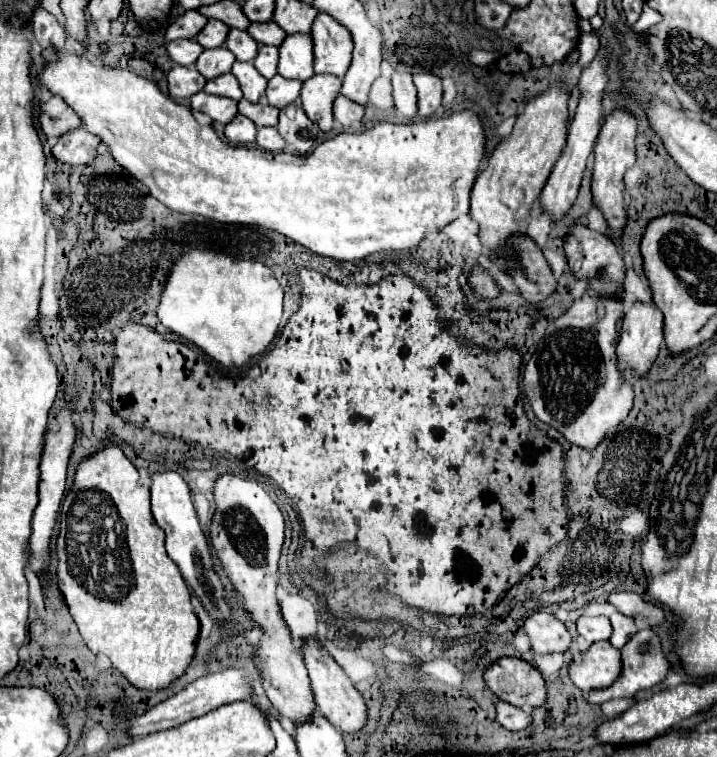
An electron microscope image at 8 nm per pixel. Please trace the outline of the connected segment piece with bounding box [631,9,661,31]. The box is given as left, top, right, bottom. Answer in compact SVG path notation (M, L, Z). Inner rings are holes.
M647 9L647 11L639 17L639 21L635 23L635 27L631 27L631 29L633 29L633 31L645 31L645 29L653 27L653 25L659 23L659 21L661 21L661 15L655 13L653 9Z

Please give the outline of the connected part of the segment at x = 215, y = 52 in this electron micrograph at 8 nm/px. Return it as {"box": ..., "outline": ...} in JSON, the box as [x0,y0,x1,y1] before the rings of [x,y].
{"box":[195,47,235,79],"outline":[[[217,47],[217,49],[205,49],[197,59],[195,67],[205,79],[215,79],[219,75],[229,73],[233,63],[235,63],[233,53],[229,53],[229,49],[225,47]]]}

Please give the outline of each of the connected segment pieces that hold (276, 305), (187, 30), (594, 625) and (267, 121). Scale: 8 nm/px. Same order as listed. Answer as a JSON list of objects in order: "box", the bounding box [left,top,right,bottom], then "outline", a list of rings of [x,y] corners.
[{"box":[157,247,283,369],"outline":[[[187,247],[175,261],[157,307],[157,317],[167,329],[197,345],[225,369],[239,369],[261,355],[275,339],[281,313],[283,287],[269,267],[197,247]]]},{"box":[165,11,207,41],"outline":[[[185,11],[181,17],[177,17],[169,27],[165,29],[165,41],[175,39],[193,39],[207,23],[207,17],[203,17],[199,11]]]},{"box":[575,617,611,643],"outline":[[[579,617],[575,621],[575,627],[577,633],[589,643],[603,641],[611,635],[611,623],[607,617]]]},{"box":[239,99,279,127],"outline":[[[245,99],[239,101],[239,113],[249,117],[257,127],[265,125],[277,125],[279,109],[273,109],[271,105],[259,105],[259,103],[249,103]]]}]

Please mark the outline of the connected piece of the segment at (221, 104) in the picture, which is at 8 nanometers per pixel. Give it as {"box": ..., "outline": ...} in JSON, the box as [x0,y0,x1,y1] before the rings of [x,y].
{"box":[191,91,237,125],"outline":[[[199,91],[191,97],[191,109],[207,113],[213,121],[219,121],[223,125],[229,123],[237,115],[235,101],[229,101],[225,97],[217,97],[217,95],[207,95],[205,91]]]}

